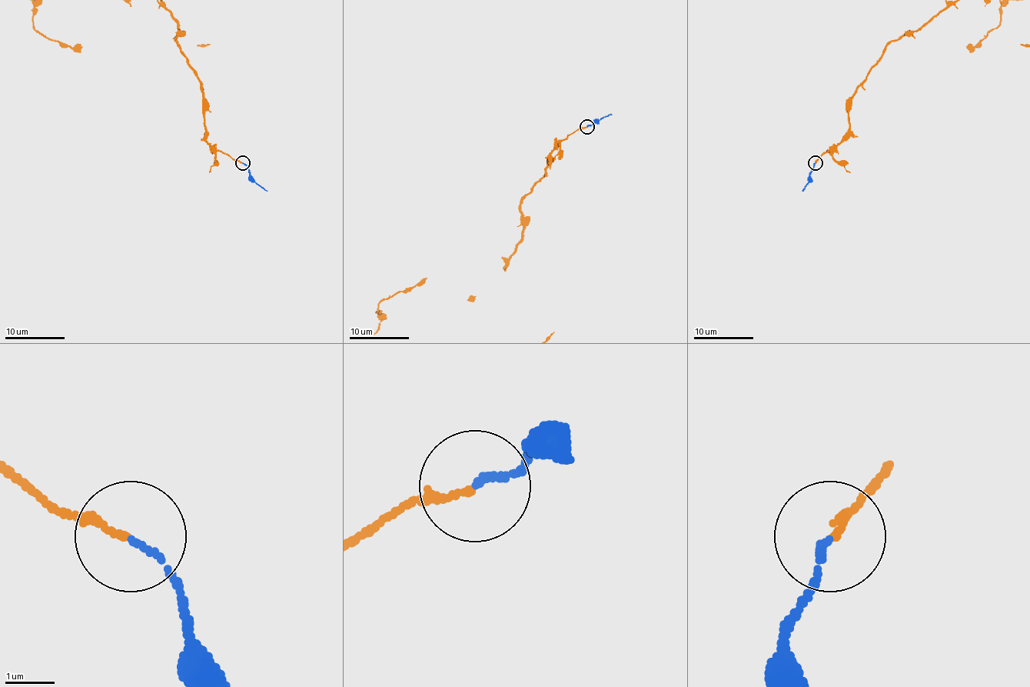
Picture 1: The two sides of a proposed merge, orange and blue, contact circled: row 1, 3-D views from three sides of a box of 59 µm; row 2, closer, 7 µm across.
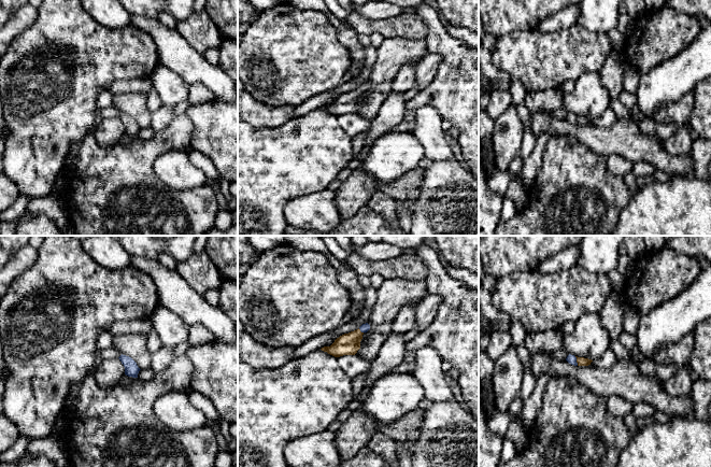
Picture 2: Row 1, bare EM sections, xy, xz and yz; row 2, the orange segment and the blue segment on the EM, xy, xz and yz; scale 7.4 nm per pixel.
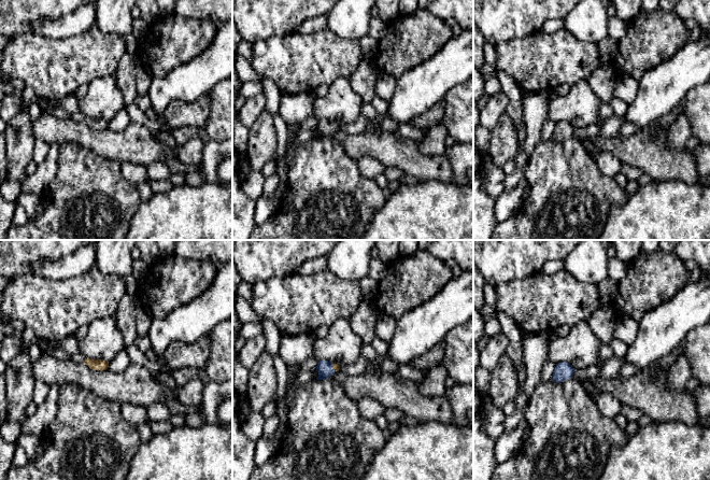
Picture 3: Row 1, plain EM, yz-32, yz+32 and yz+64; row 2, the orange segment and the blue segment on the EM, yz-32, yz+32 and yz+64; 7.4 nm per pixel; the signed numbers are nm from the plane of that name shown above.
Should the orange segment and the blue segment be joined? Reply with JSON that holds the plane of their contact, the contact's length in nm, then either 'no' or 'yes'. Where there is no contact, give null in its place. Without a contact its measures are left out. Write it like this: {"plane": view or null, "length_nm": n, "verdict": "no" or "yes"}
{"plane": "yz", "length_nm": 80, "verdict": "yes"}

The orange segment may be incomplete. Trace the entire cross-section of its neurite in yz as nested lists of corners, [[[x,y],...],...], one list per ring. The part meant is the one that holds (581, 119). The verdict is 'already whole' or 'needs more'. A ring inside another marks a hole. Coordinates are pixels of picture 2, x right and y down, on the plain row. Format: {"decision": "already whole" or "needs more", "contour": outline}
{"decision": "needs more", "contour": [[[569,113],[566,117],[566,119],[574,125],[588,125],[593,121],[592,118],[584,117],[584,116],[578,116],[574,114]]]}

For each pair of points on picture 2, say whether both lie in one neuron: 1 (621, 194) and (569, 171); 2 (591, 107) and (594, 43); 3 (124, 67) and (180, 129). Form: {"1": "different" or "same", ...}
{"1": "same", "2": "different", "3": "different"}

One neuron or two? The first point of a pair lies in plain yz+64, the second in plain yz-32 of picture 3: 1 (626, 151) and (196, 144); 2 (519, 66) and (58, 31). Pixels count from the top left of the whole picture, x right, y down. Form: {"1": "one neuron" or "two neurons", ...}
{"1": "two neurons", "2": "two neurons"}

